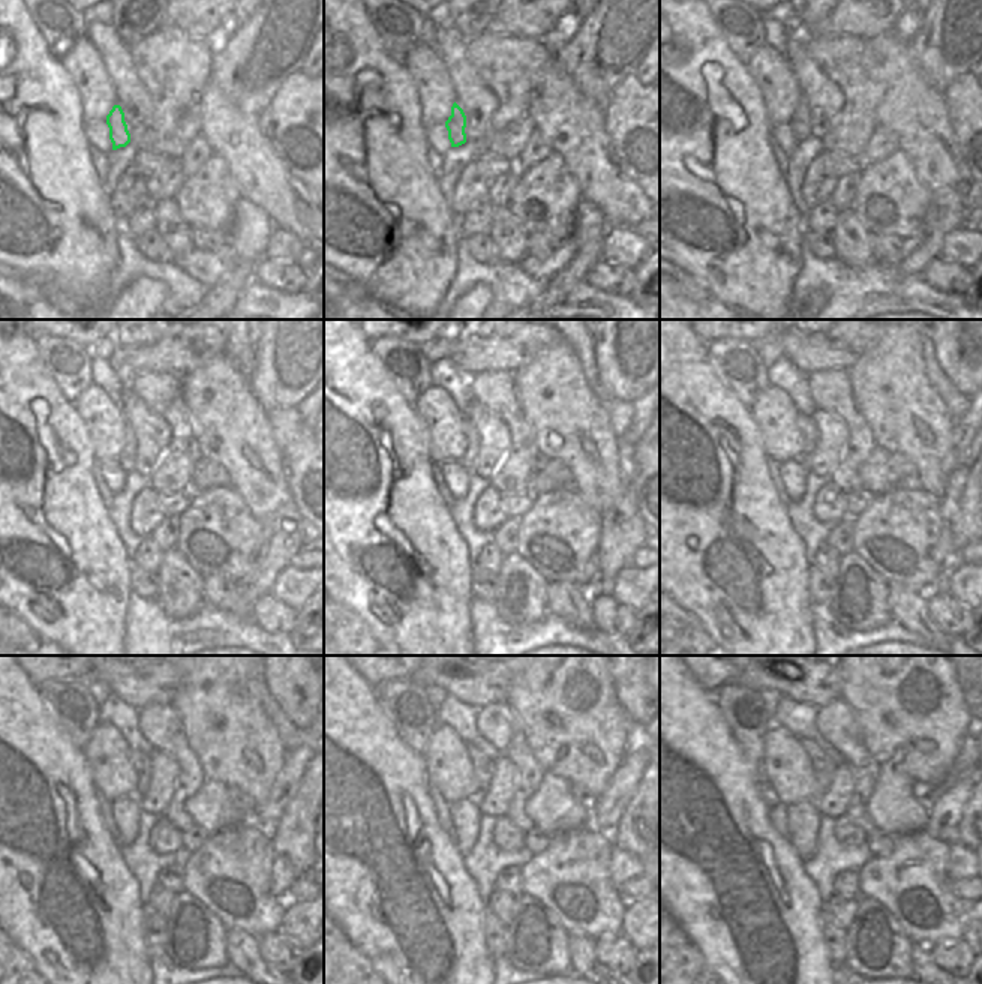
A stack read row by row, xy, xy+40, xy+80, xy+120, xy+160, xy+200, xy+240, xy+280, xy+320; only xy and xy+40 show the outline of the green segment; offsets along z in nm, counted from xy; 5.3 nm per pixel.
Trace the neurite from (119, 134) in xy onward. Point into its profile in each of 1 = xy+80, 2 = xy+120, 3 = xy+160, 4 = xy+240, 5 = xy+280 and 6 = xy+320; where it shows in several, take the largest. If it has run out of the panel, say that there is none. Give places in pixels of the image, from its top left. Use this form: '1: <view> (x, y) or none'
1: xy+80 (798, 122)
2: xy+120 (128, 458)
3: xy+160 (468, 459)
4: xy+240 (140, 761)
5: xy+280 (483, 767)
6: xy+320 (823, 767)

